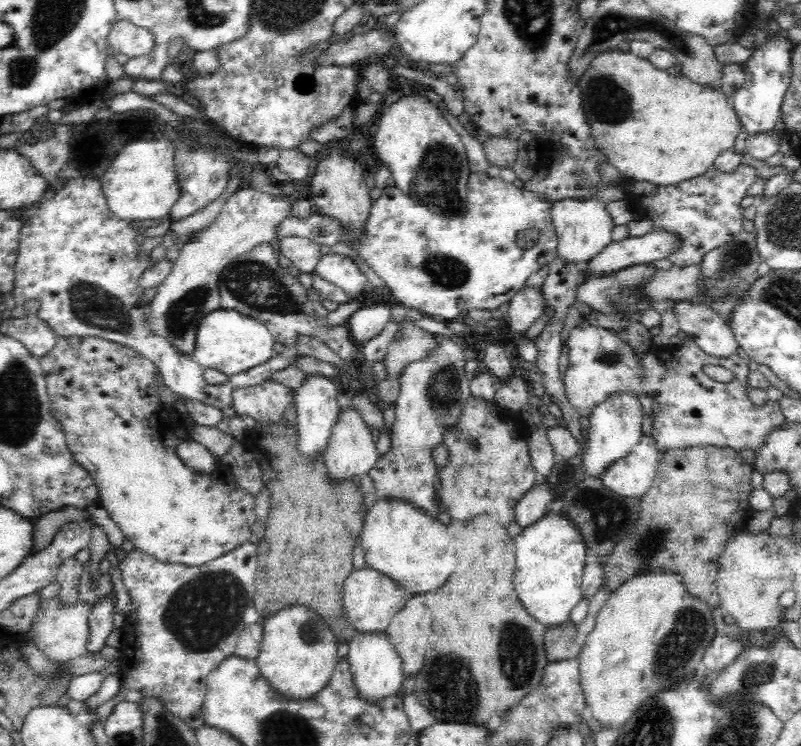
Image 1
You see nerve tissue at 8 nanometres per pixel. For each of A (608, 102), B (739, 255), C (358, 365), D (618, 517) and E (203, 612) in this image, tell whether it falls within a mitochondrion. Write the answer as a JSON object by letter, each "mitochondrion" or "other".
{"A":"mitochondrion","B":"mitochondrion","C":"other","D":"mitochondrion","E":"mitochondrion"}

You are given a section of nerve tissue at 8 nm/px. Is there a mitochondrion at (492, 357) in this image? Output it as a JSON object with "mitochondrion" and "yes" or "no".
{"mitochondrion":"no"}

